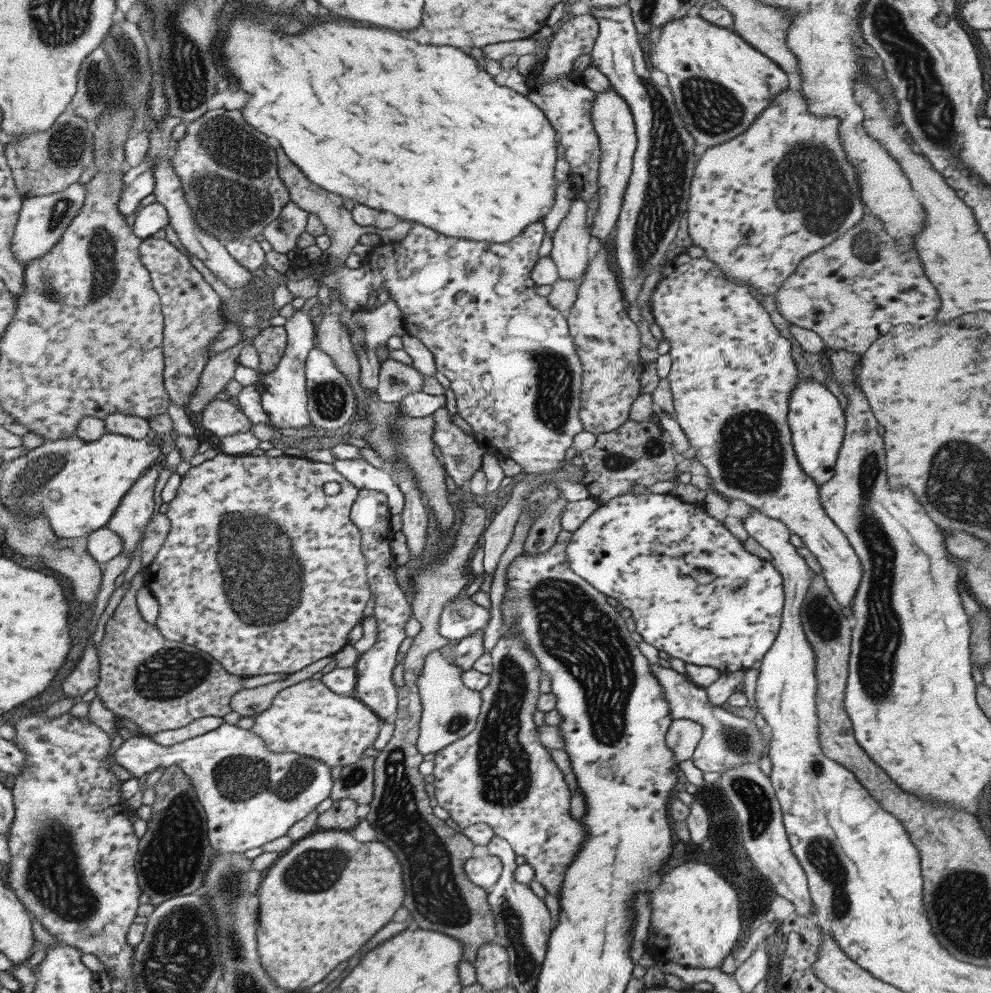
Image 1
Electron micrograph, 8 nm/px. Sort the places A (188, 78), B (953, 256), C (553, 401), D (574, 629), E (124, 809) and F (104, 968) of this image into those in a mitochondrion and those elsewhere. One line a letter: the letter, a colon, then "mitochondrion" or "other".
A: mitochondrion
B: other
C: mitochondrion
D: mitochondrion
E: other
F: other

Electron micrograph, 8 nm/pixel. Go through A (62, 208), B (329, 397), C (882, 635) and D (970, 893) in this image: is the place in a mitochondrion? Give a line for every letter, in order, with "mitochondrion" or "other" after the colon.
A: mitochondrion
B: mitochondrion
C: mitochondrion
D: mitochondrion

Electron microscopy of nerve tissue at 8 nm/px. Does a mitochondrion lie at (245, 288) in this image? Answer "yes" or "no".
no

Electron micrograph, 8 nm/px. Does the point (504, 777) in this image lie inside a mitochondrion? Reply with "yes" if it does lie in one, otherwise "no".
yes

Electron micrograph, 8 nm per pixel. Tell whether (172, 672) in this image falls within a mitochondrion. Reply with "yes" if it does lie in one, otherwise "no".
yes

